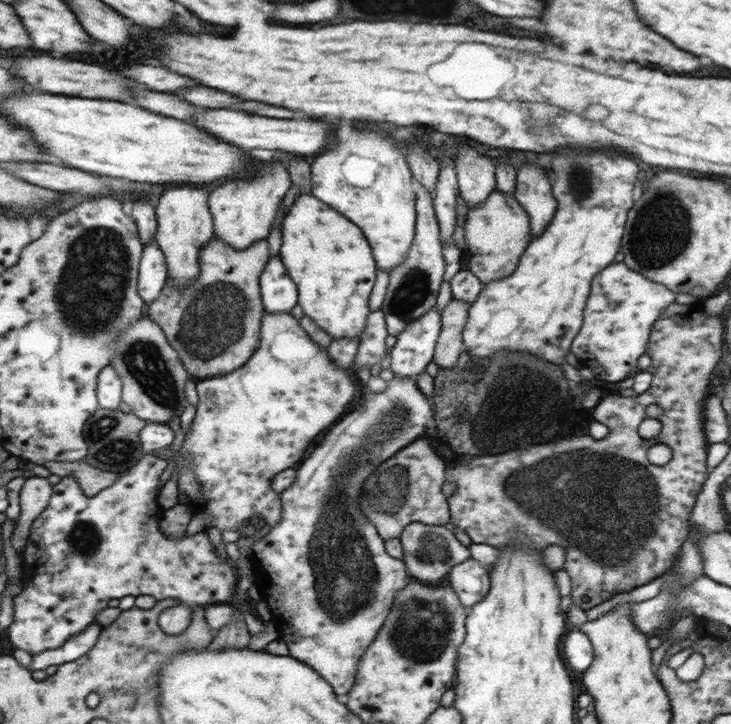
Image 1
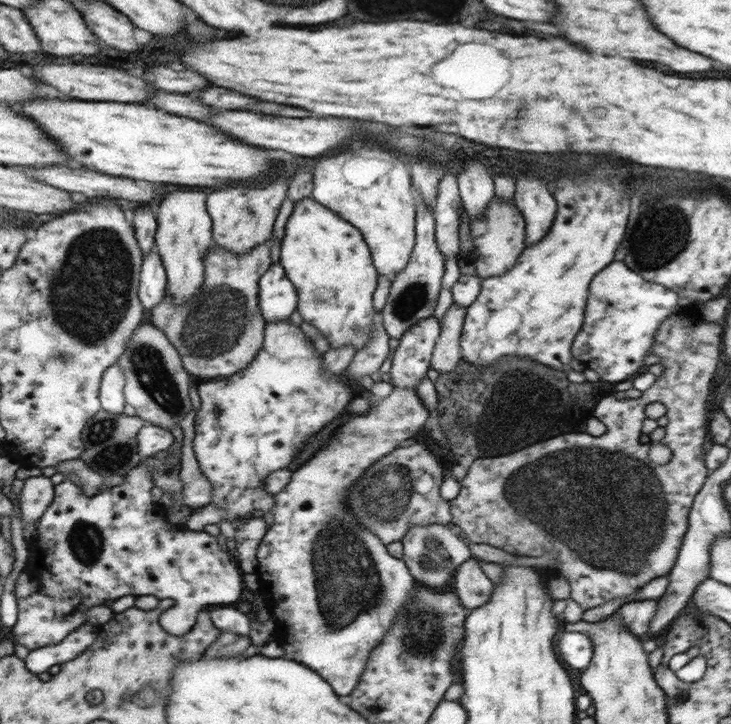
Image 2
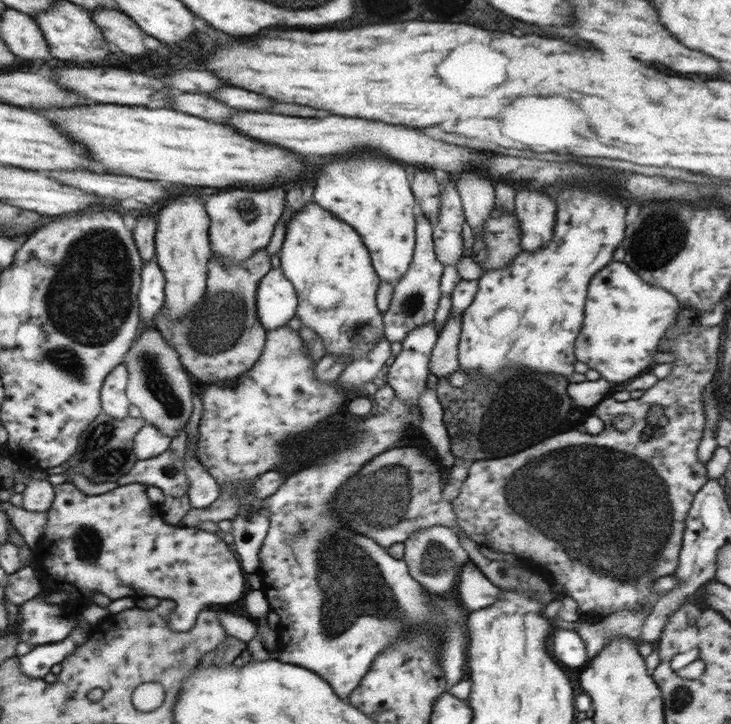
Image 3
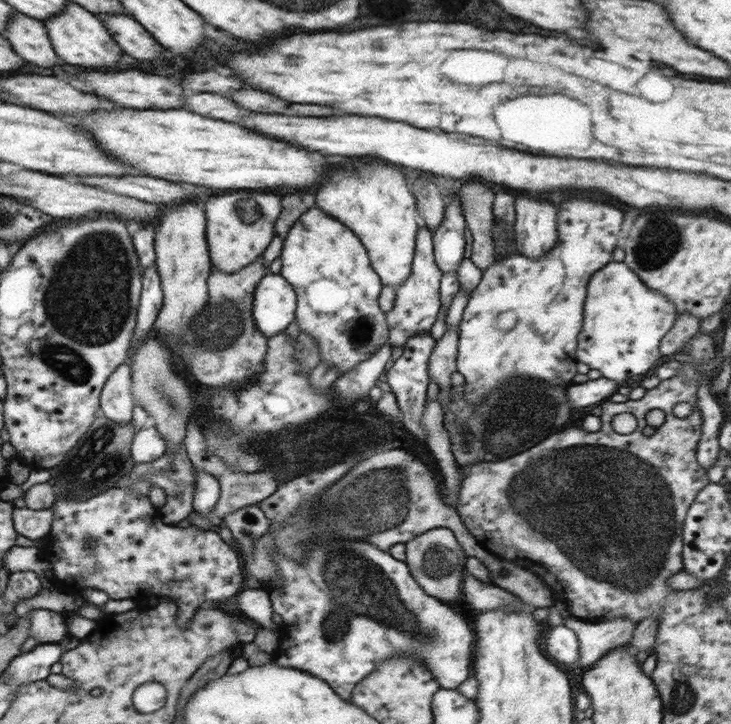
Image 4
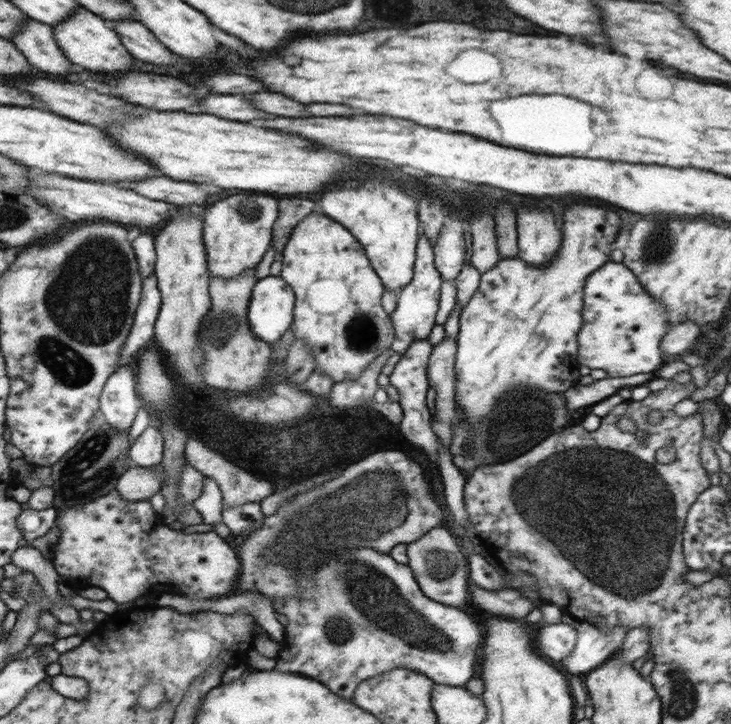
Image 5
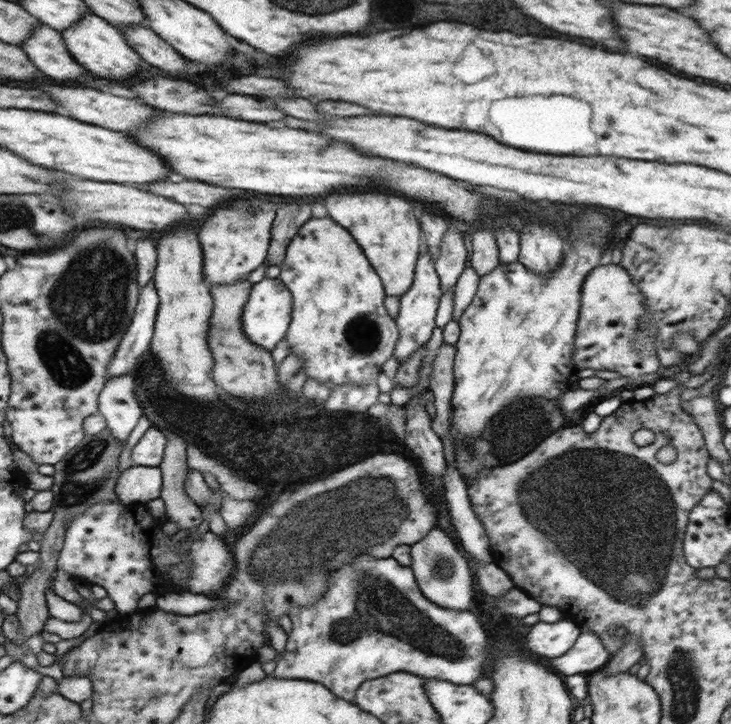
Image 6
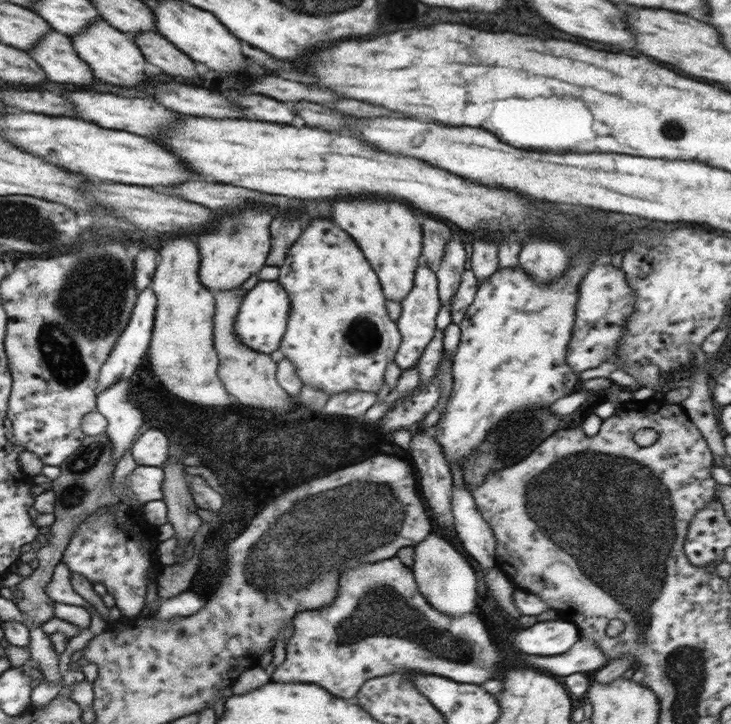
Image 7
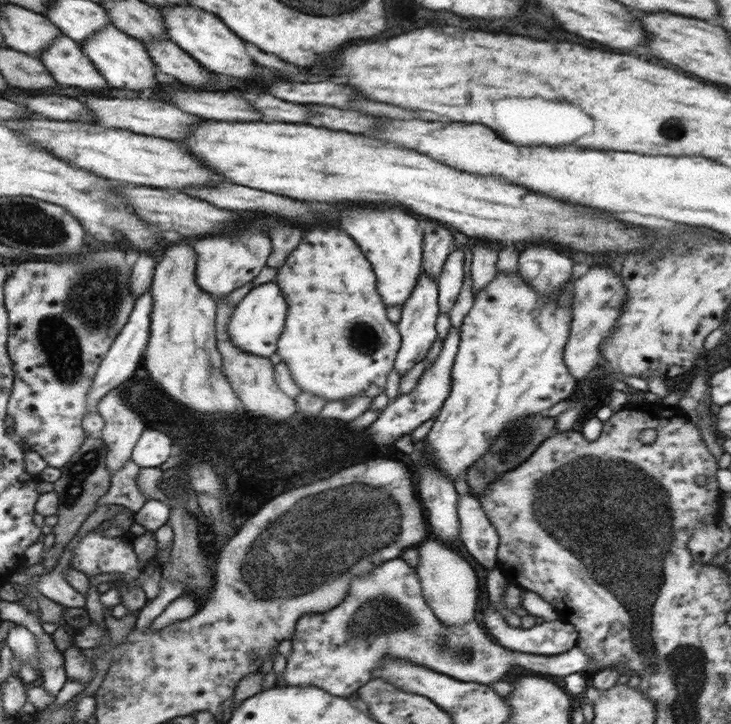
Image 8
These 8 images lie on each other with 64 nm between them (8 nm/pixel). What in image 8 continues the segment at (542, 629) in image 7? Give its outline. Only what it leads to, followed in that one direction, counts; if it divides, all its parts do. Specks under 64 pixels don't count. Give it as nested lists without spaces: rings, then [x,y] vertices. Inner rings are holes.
[[[493,603],[492,606],[488,606],[484,612],[479,611],[479,621],[494,642],[498,642],[504,646],[504,648],[510,650],[532,654],[557,655],[577,645],[578,634],[572,624],[566,624],[558,620],[535,625],[529,630],[522,629],[521,627],[512,628],[512,626],[507,624],[502,613],[498,611],[498,607],[493,606]]]

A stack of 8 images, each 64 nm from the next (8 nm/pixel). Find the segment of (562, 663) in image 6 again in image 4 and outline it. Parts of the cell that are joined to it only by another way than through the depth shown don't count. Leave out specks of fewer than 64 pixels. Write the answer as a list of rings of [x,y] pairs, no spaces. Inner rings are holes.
[[[572,615],[568,616],[566,626],[570,626],[570,629],[574,631],[580,645],[580,658],[574,666],[588,670],[609,650],[626,645],[632,639],[632,633],[637,624],[624,618],[614,618],[608,622],[596,624],[577,619]]]

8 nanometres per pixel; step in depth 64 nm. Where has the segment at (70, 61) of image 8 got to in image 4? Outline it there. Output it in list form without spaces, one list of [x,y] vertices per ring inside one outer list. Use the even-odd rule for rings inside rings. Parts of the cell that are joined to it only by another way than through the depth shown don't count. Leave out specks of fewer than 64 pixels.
[[[16,11],[14,18],[10,18],[10,26],[6,26],[4,38],[8,39],[16,54],[20,54],[24,60],[36,66],[54,68],[62,64],[40,20],[28,18]]]

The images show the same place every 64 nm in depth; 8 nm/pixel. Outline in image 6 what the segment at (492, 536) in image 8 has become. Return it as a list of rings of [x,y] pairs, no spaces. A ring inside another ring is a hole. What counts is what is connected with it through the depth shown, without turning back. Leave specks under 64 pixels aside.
[[[448,465],[443,476],[445,486],[445,500],[447,502],[452,524],[458,536],[472,557],[480,562],[492,563],[492,553],[488,535],[481,521],[472,510],[467,491],[468,481],[459,473],[459,470]]]

